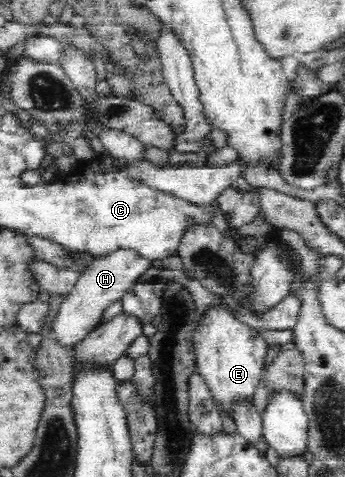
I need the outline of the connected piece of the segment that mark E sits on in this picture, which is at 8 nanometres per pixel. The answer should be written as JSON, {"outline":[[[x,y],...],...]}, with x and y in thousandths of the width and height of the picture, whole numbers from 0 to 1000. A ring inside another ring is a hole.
{"outline":[[[643,629],[638,639],[603,644],[603,656],[591,656],[580,673],[571,669],[554,717],[571,780],[606,809],[629,851],[670,870],[667,853],[687,834],[736,832],[771,769],[765,748],[783,725],[754,696],[730,692],[667,656],[681,644],[675,637]]]}

